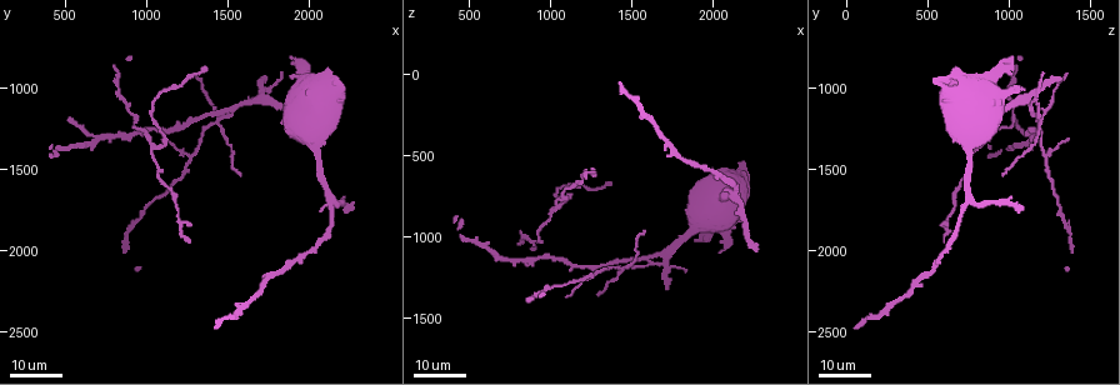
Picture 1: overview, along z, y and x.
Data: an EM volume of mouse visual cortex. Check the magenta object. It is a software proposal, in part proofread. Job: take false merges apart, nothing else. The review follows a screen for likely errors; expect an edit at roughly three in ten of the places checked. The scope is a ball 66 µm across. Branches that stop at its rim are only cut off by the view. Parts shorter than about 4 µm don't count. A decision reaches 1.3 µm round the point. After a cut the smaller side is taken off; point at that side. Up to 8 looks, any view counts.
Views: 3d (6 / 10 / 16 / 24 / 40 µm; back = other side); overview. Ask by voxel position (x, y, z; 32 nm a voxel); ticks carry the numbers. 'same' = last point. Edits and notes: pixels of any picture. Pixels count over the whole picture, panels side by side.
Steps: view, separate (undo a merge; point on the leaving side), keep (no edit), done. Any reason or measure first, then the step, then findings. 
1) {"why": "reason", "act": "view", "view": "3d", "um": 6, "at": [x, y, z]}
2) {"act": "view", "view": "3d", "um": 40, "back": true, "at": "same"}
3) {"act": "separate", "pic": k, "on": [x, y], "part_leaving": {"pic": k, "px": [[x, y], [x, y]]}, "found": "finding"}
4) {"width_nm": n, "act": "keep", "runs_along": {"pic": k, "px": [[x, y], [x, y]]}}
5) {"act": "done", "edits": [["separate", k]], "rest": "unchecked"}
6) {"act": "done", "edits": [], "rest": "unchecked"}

{"why": "three arms meet", "act": "view", "view": "3d", "um": 24, "at": [1060, 1380, 820]}

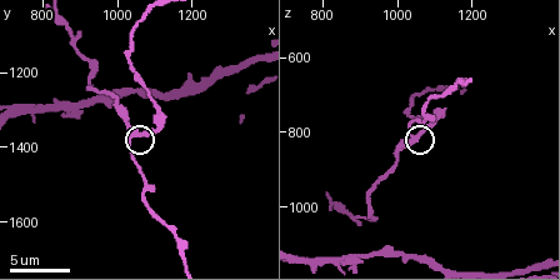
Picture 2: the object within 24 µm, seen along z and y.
{"act": "view", "view": "3d", "um": 10, "at": [1040, 1370, 810]}

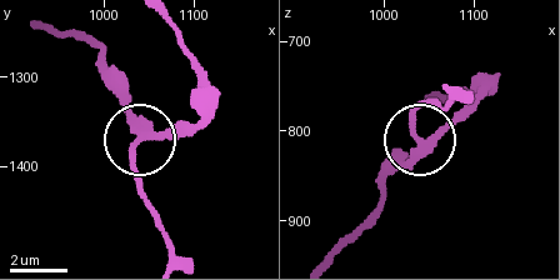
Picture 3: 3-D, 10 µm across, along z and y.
{"act": "keep", "found": "continuous, no second cell"}

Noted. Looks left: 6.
{"why": "arms part here", "act": "view", "view": "3d", "um": 16, "at": [1260, 1440, 1240]}

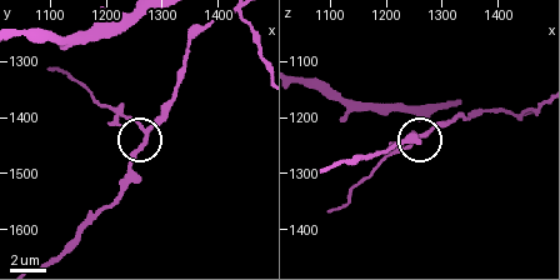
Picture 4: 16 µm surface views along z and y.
{"why": "closer look", "act": "view", "view": "3d", "um": 10, "at": [1270, 1430, 1225]}

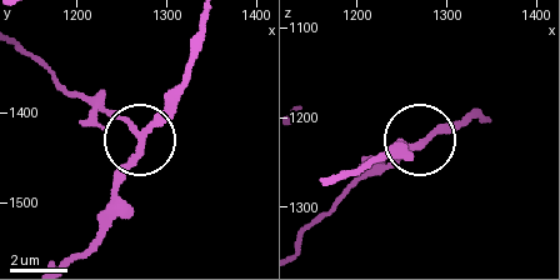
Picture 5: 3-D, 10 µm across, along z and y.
{"side_arm_um": 8, "act": "separate", "pic": 5, "on": [104, 108], "part_leaving": {"pic": 5, "px": [[135, 130], [73, 95], [20, 51]]}, "found": "a second cell is stuck on"}

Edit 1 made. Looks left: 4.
{"act": "view", "view": "overview"}

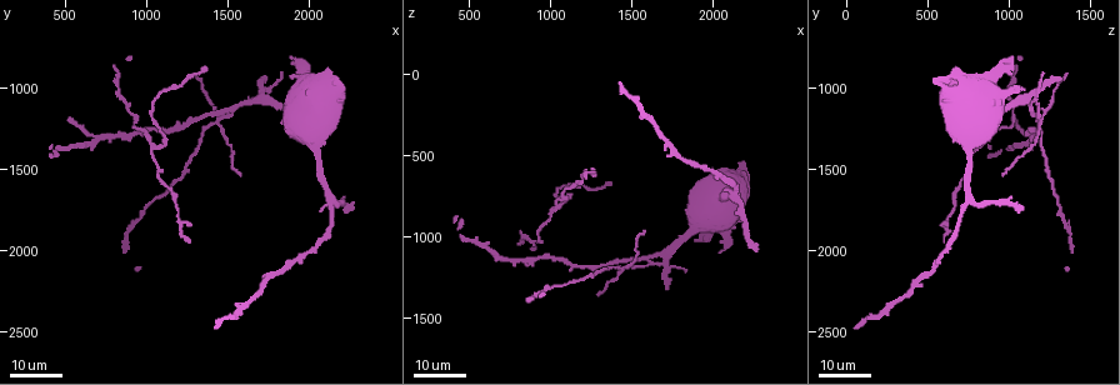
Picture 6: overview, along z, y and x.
{"why": "four arms meet", "act": "view", "view": "3d", "um": 16, "at": [1440, 1180, 1220]}

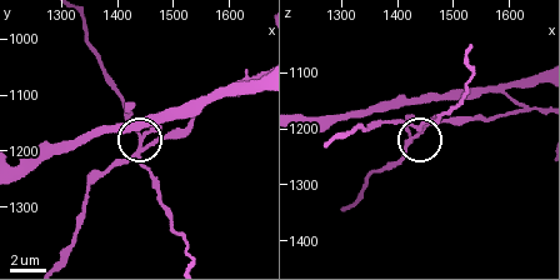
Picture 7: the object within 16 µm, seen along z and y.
{"act": "view", "view": "3d", "um": 6, "at": [1440, 1190, 1205]}

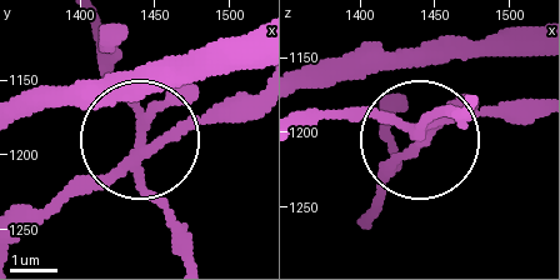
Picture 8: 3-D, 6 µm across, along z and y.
{"act": "separate", "pic": 8, "on": [179, 104], "part_leaving": {"pic": 8, "px": [[134, 164], [174, 256]]}, "found": "two cells meet here"}

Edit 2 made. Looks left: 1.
{"act": "done", "edits": [["separate", 5], ["separate", 8]], "rest": "unchecked"}

